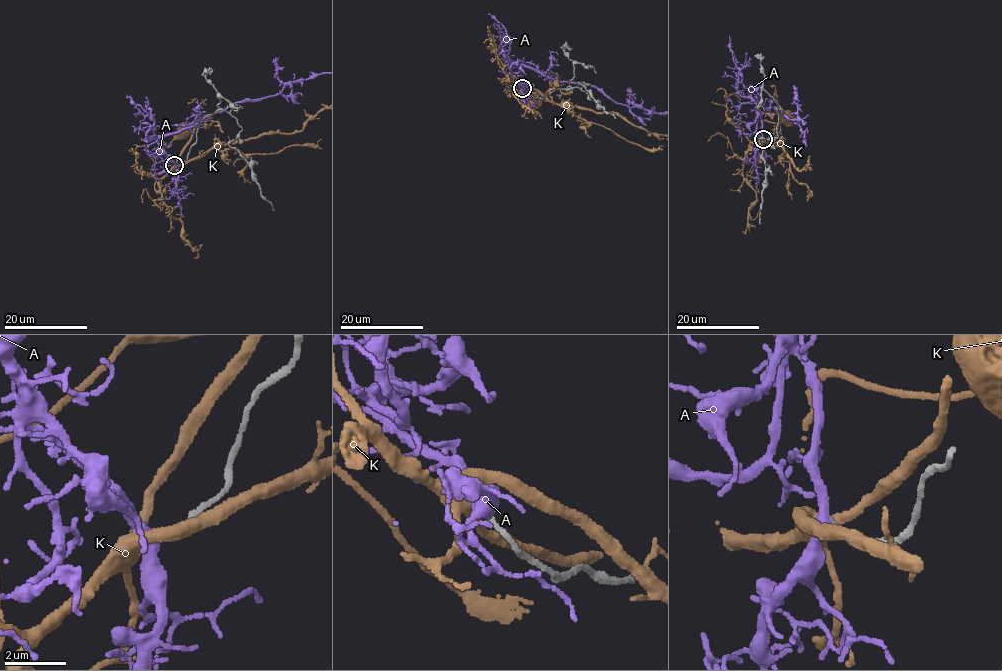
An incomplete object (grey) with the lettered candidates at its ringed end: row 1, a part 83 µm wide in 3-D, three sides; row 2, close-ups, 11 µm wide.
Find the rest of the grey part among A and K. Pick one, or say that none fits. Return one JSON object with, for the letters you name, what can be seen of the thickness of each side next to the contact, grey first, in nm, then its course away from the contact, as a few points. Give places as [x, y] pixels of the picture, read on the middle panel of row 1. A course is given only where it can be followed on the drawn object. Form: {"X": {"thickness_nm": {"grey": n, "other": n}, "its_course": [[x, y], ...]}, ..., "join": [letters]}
{"join": []}

